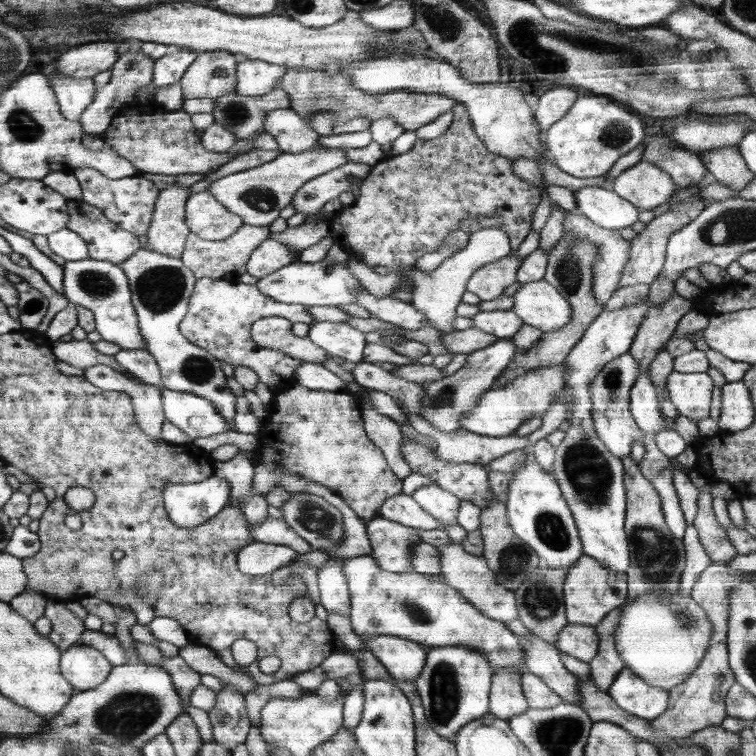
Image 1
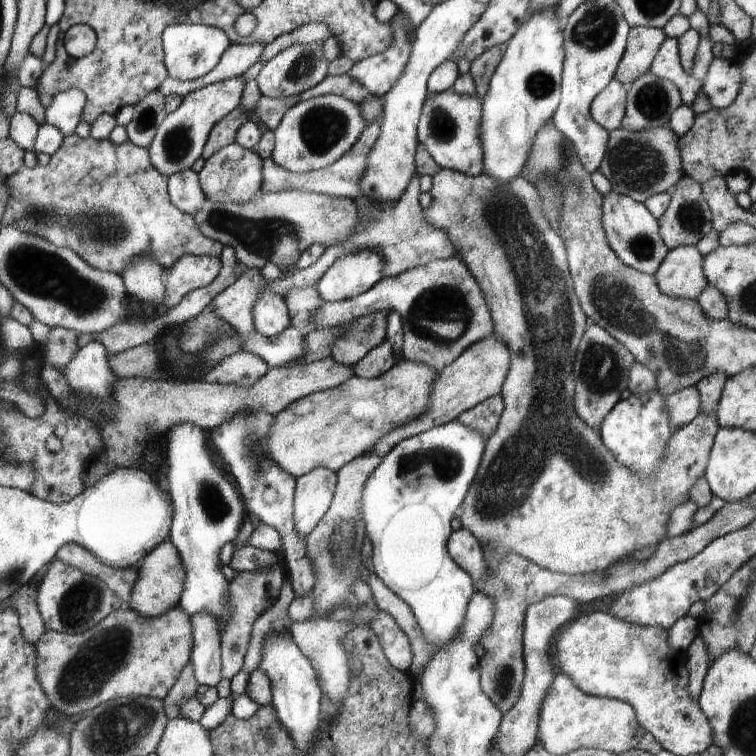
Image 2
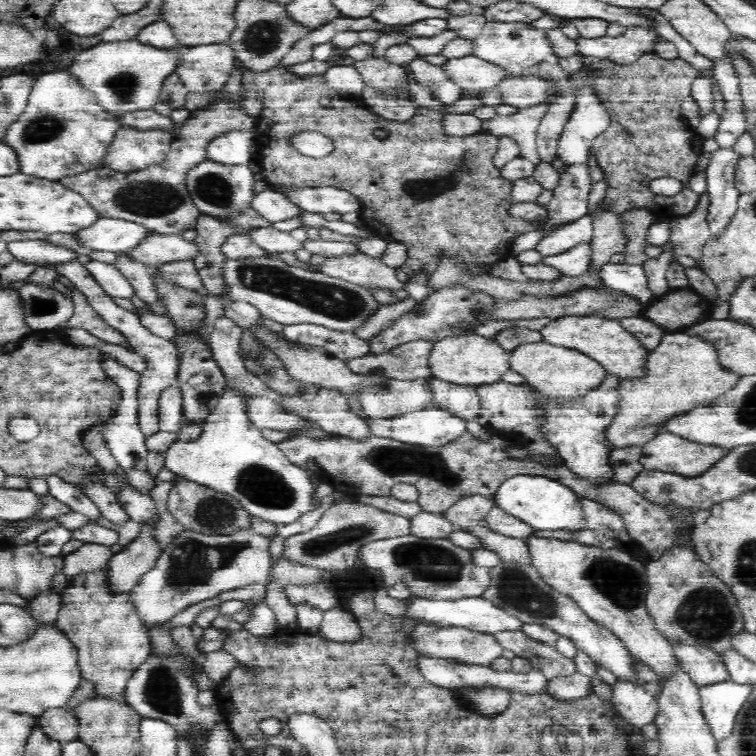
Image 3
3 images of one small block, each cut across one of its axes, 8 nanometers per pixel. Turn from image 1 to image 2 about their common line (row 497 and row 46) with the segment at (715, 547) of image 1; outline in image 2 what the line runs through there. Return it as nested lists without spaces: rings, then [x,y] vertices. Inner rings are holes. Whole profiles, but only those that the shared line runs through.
[[[696,9],[694,14],[688,17],[689,25],[694,28],[700,34],[700,42],[694,56],[694,68],[692,68],[692,76],[696,80],[704,80],[706,78],[706,72],[710,68],[710,64],[714,60],[714,54],[712,52],[713,44],[706,38],[708,36],[708,27],[710,22],[704,12],[700,9]]]

